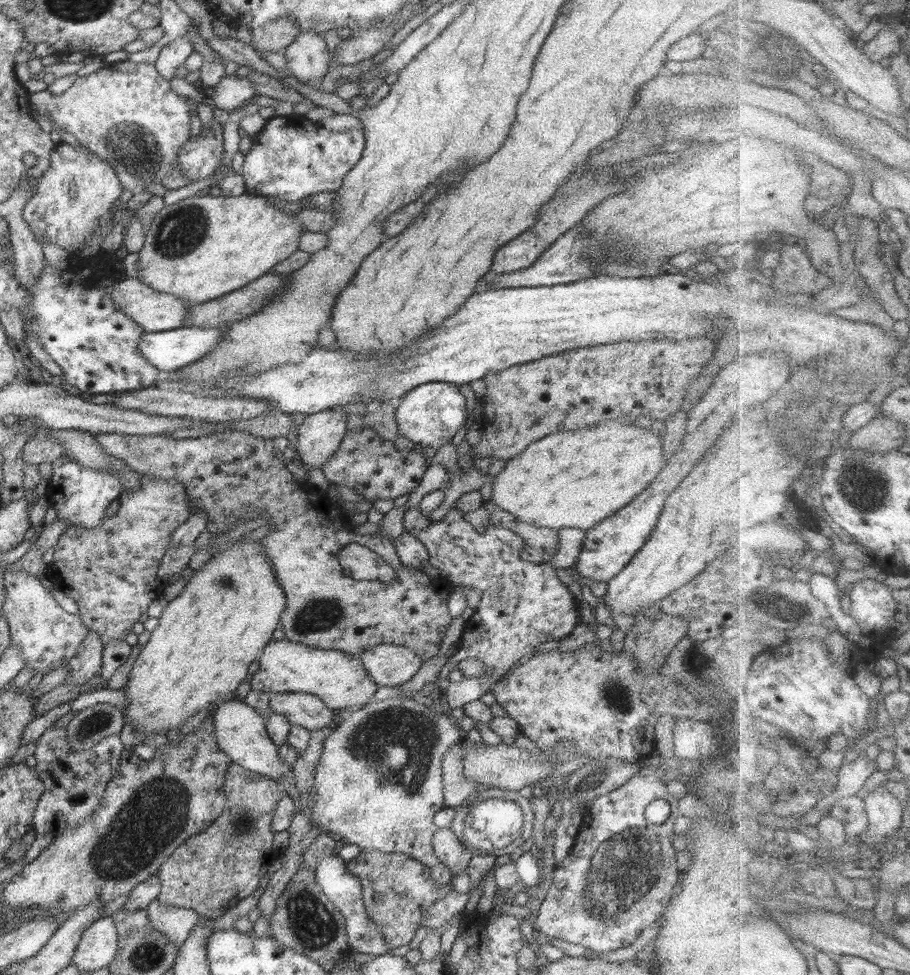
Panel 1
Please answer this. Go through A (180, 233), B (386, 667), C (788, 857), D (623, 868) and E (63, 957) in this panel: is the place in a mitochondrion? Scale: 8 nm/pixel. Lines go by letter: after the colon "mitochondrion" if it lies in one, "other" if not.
A: mitochondrion
B: other
C: other
D: mitochondrion
E: other

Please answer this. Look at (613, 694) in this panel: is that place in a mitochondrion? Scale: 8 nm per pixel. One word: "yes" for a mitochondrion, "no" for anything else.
yes

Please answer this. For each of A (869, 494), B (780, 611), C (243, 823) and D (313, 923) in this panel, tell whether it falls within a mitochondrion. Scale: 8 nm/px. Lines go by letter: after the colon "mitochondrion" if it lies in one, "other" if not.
A: mitochondrion
B: mitochondrion
C: mitochondrion
D: mitochondrion

